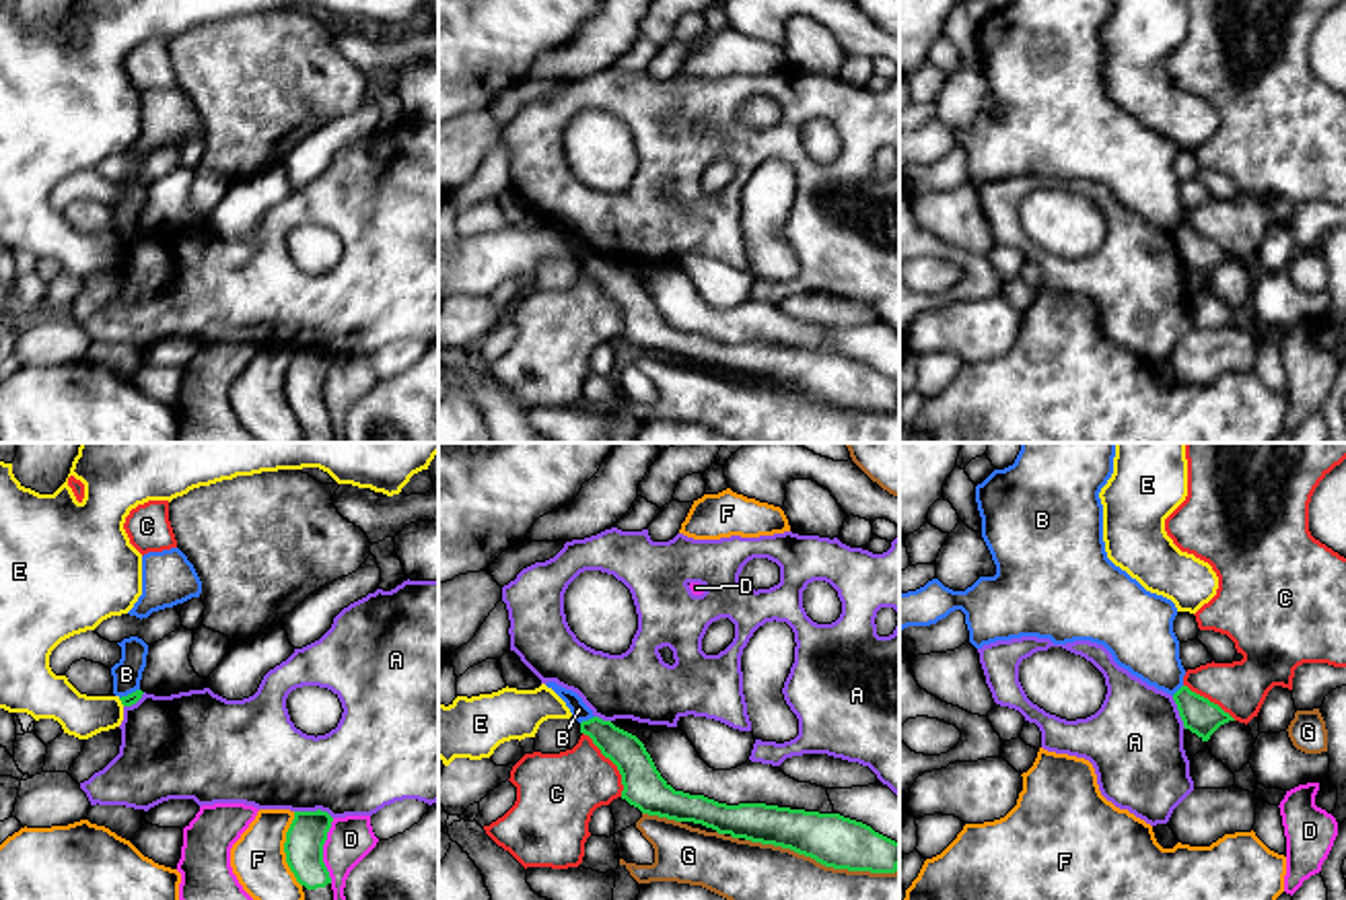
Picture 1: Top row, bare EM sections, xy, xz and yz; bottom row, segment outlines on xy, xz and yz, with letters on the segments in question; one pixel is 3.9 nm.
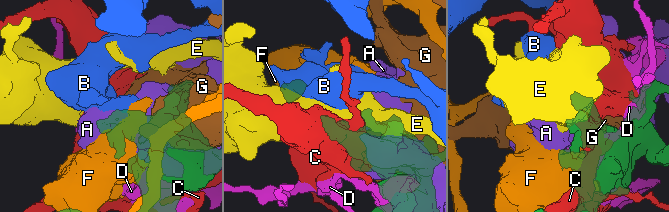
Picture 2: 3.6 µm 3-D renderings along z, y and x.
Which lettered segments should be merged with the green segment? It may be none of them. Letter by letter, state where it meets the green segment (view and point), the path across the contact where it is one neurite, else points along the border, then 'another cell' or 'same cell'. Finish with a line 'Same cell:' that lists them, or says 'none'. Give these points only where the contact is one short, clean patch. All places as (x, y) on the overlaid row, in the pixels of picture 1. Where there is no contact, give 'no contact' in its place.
A: xy (313, 812) | another cell
B: xz (589, 719) | along xz (593, 715), (581, 723) | another cell
C: xz (614, 763) | another cell
D: xy (322, 851) | another cell
E: xy (122, 703) | along xy (118, 699), (124, 705) | another cell
F: xy (285, 849) | another cell
G: xz (822, 863) | another cell
Same cell: none

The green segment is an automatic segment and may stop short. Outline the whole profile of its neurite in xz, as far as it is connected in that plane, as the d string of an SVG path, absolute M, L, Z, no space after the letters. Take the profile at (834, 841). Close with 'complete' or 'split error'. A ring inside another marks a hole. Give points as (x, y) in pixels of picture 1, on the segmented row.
M599 717L582 721L580 733L589 735L617 766L624 785L622 799L642 814L694 822L733 838L790 849L834 869L895 873L899 867L899 842L862 822L840 814L766 803L727 805L704 795L675 791L636 735Z; complete

